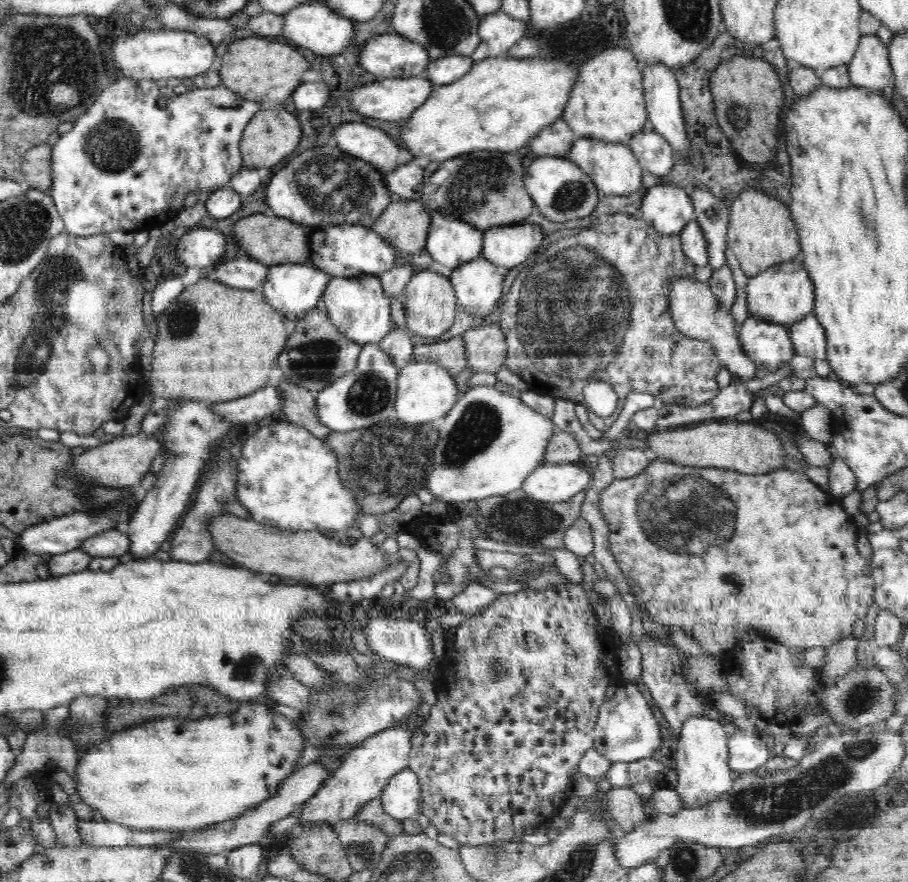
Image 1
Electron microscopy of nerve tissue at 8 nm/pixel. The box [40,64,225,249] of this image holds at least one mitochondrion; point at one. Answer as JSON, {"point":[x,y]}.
{"point":[111,144]}

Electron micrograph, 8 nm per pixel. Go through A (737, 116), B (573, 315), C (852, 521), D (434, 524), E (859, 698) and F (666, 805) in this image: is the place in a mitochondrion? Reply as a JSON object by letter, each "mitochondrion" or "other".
{"A":"mitochondrion","B":"mitochondrion","C":"other","D":"other","E":"mitochondrion","F":"other"}

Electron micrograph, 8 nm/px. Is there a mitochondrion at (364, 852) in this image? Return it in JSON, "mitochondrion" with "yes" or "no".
{"mitochondrion":"yes"}

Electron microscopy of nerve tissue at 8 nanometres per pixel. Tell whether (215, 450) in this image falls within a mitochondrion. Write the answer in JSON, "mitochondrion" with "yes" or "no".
{"mitochondrion":"no"}

